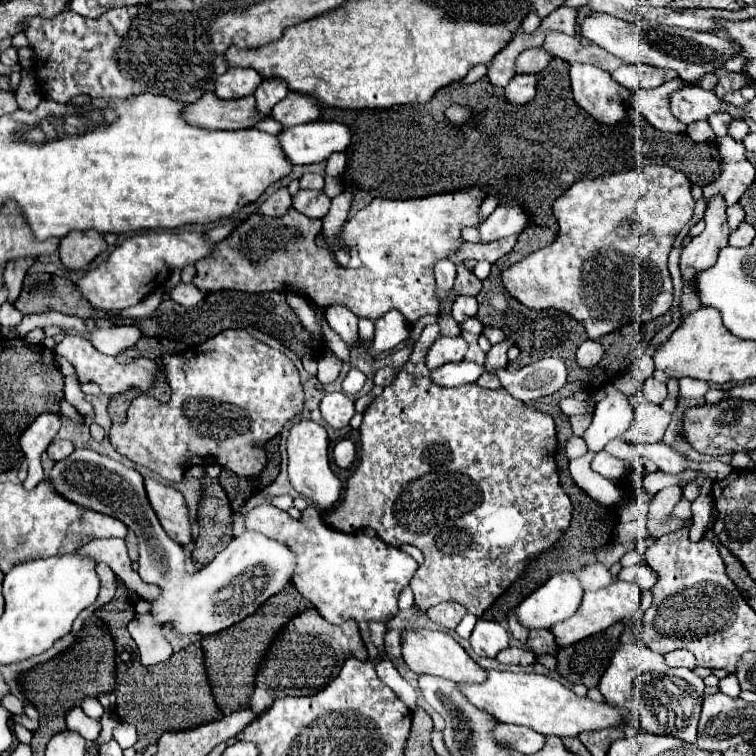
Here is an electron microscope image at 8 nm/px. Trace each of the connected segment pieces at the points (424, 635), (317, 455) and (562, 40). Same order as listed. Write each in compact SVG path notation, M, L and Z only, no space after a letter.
M415 624L403 630L401 636L401 654L405 664L415 672L415 674L431 674L431 676L441 676L447 680L453 680L457 684L479 684L483 678L487 678L487 670L483 670L479 664L475 664L469 654L445 632L437 630L425 630Z
M299 420L291 426L289 438L287 438L287 452L289 452L289 480L295 486L295 490L313 500L319 510L331 510L339 498L341 498L341 482L331 472L329 466L329 438L327 430L313 420Z
M563 32L547 34L543 48L547 52L551 52L555 58L561 58L565 62L591 62L593 66L599 66L605 72L613 72L623 64L621 58L607 54L607 50L599 48L597 44L583 46L577 38L567 36Z

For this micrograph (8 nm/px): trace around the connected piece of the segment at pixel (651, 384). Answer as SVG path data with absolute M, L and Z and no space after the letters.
M647 378L643 384L641 384L641 392L645 394L645 398L653 404L661 404L665 398L667 398L667 388L663 382L655 380L655 378Z

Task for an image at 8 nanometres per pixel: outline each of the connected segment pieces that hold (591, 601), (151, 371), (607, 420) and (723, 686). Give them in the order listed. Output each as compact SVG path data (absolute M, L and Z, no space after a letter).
M615 580L611 582L611 586L597 590L597 592L585 592L583 602L577 610L577 614L573 614L571 618L555 624L551 628L551 632L555 634L555 640L559 646L567 646L567 644L575 644L595 632L603 632L609 626L613 626L615 622L633 616L639 610L639 588L633 582L623 582L623 580Z
M65 334L65 338L55 346L55 354L67 358L73 368L77 370L77 376L81 382L97 382L101 386L101 392L105 394L119 394L119 392L127 392L129 388L139 388L141 392L147 392L153 384L155 372L159 370L155 362L147 360L147 358L137 358L131 364L121 366L113 356L105 356L101 354L97 348L93 348L93 344L77 334Z
M613 384L605 386L605 394L607 398L595 406L593 422L583 434L583 440L593 454L601 452L609 440L623 436L633 420L633 406L625 394L621 394Z
M733 674L725 676L723 680L719 680L719 690L721 690L723 694L727 694L727 696L739 696L739 692L741 692L739 682L737 682L737 678L735 678Z

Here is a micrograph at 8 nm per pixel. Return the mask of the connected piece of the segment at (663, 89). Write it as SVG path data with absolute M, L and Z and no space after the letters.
M671 80L655 90L639 90L635 92L637 96L637 108L639 112L647 118L647 122L659 130L667 132L685 132L685 124L681 124L677 118L673 118L669 110L669 94L687 86L683 80Z

